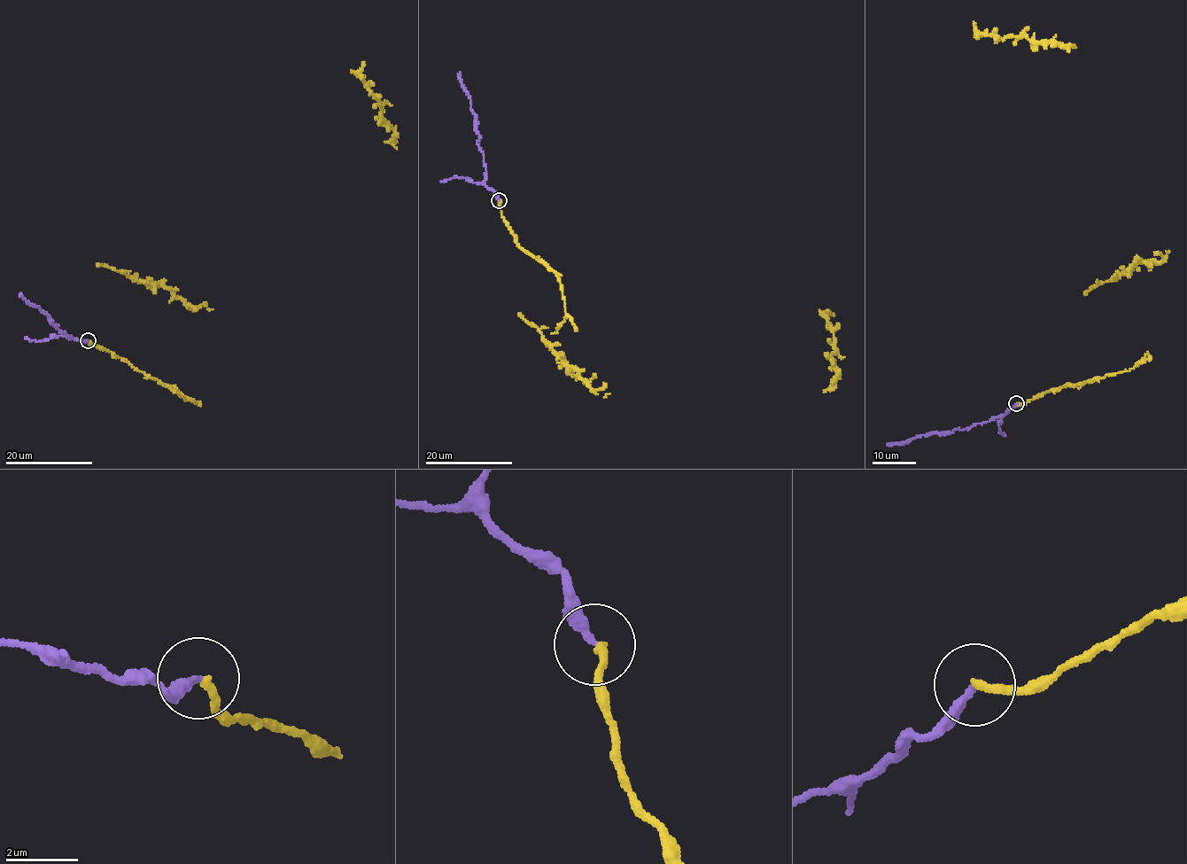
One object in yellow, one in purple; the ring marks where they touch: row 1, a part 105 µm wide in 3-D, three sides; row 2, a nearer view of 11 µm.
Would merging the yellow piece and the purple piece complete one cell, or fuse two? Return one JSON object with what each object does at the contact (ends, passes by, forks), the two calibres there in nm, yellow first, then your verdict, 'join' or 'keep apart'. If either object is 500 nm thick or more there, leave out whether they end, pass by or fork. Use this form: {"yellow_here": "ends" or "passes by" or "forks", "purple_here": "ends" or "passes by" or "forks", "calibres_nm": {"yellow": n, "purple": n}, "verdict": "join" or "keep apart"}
{"yellow_here": "ends", "purple_here": "ends", "calibres_nm": {"yellow": 220, "purple": 260}, "verdict": "join"}

